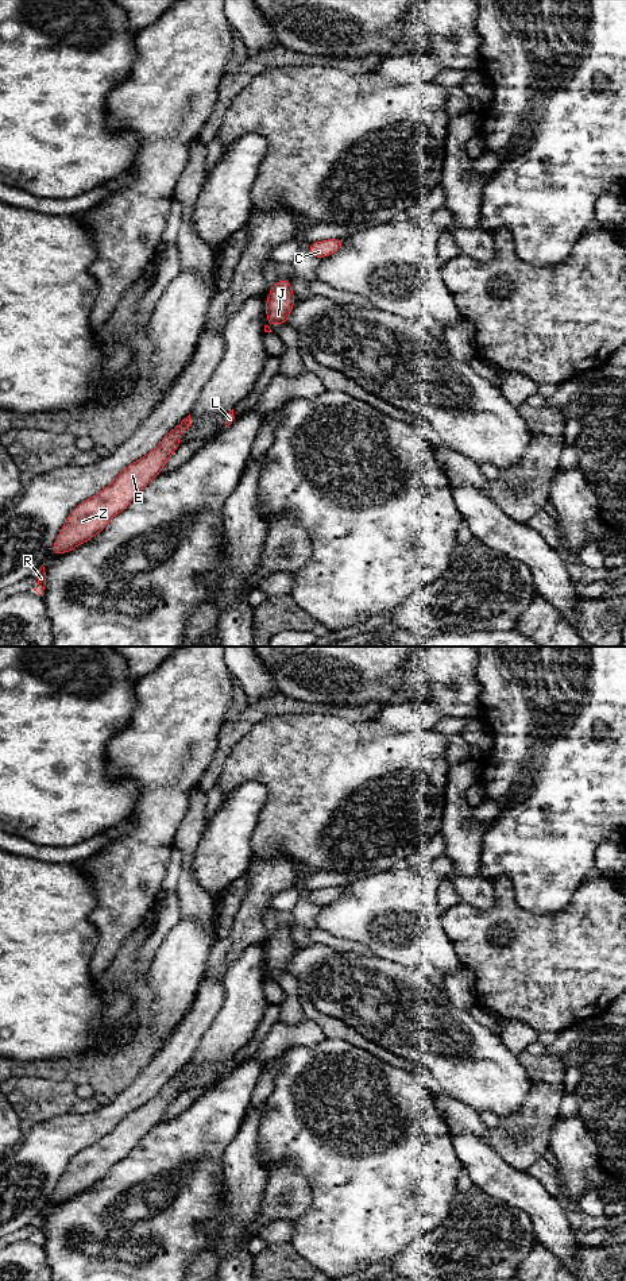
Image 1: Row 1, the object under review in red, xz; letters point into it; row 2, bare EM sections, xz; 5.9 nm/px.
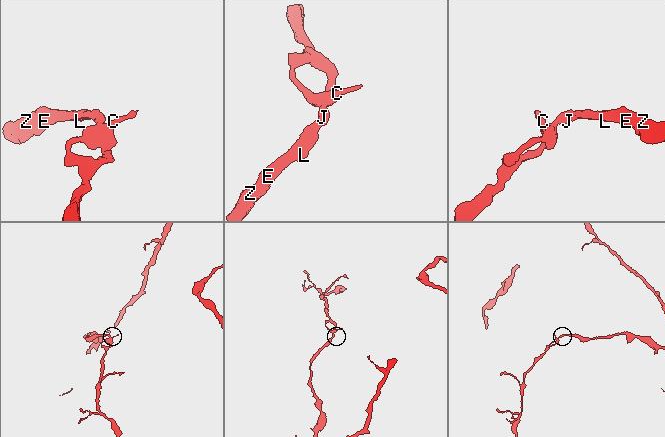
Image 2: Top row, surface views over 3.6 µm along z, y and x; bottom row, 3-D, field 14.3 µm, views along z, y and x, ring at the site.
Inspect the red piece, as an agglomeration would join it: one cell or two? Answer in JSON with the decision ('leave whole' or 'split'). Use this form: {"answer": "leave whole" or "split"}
{"answer": "leave whole"}

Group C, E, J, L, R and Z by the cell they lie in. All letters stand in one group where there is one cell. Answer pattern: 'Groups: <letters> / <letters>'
Groups: C E J L R Z

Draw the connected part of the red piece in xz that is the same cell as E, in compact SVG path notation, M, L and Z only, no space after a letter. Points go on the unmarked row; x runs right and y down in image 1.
M190 1062L174 1074L159 1091L159 1093L151 1097L142 1107L135 1108L127 1114L107 1135L98 1139L96 1143L85 1147L82 1151L76 1154L67 1168L65 1169L54 1193L50 1197L53 1203L63 1203L78 1193L86 1191L97 1181L105 1177L109 1169L120 1162L128 1153L139 1143L139 1141L147 1135L147 1133L161 1122L163 1114L169 1106L179 1095L181 1080L190 1074Z

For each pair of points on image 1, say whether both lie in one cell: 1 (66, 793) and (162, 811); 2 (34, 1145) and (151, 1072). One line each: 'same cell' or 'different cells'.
1: different cells
2: same cell

